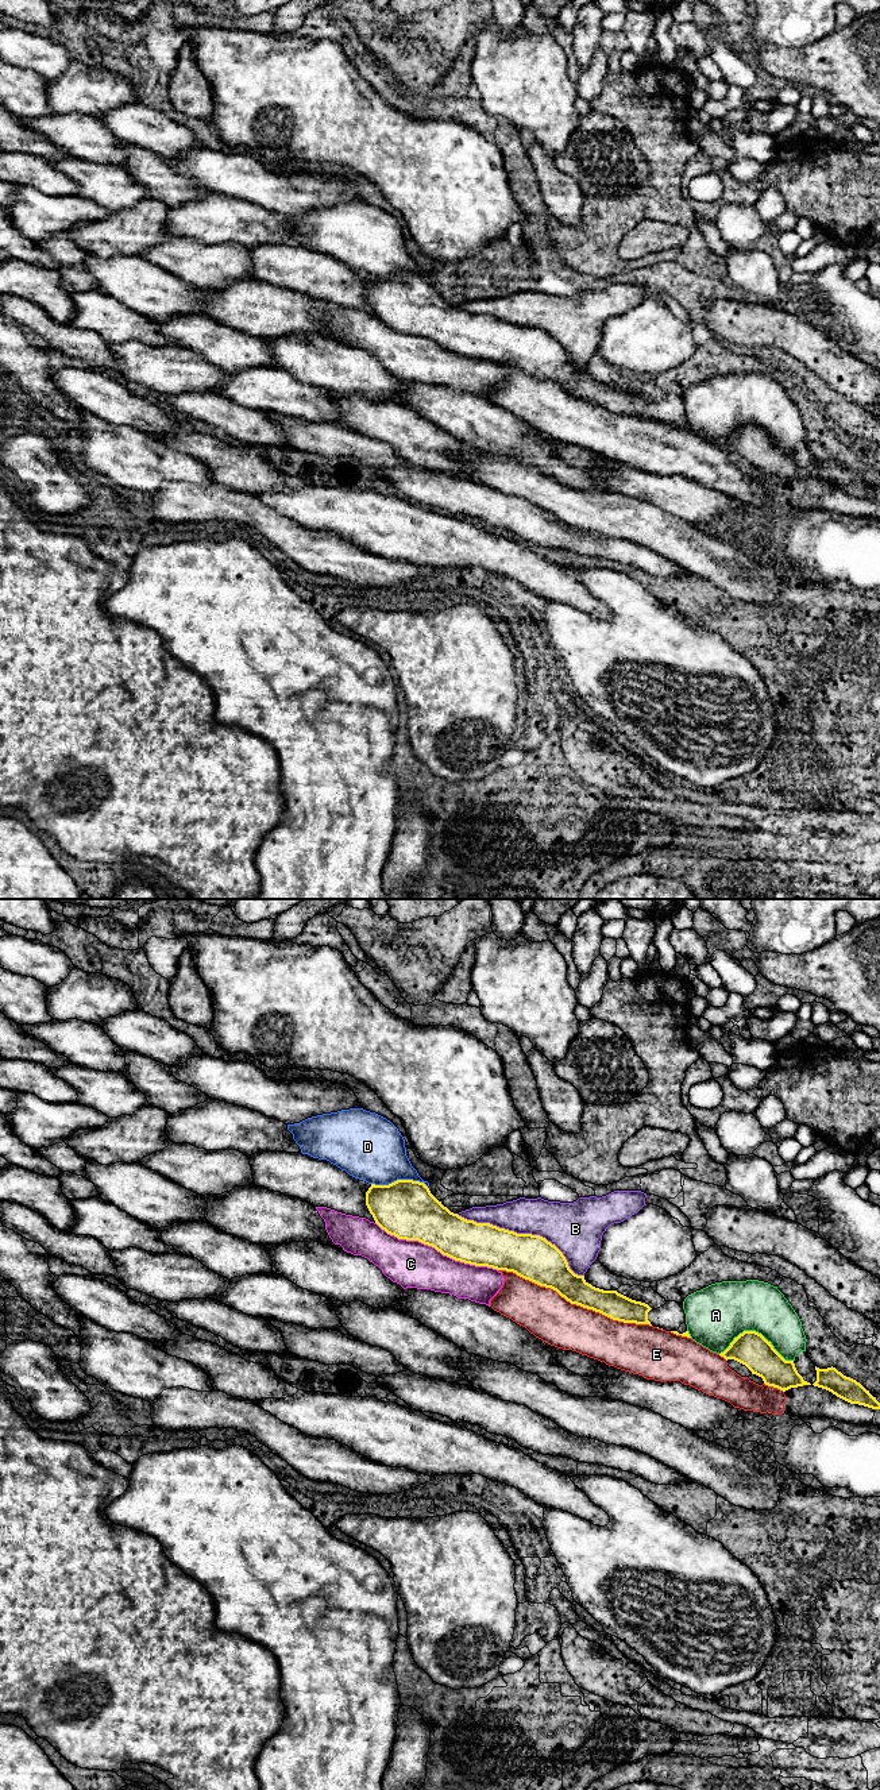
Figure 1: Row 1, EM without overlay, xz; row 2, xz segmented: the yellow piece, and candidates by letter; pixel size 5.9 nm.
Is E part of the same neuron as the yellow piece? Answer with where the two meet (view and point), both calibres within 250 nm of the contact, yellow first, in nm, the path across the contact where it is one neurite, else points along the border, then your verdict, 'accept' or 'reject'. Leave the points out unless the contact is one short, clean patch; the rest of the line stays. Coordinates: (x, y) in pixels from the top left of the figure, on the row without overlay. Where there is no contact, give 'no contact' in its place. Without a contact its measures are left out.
contact xz (575, 396); calibres 220 and 280 nm; reject

